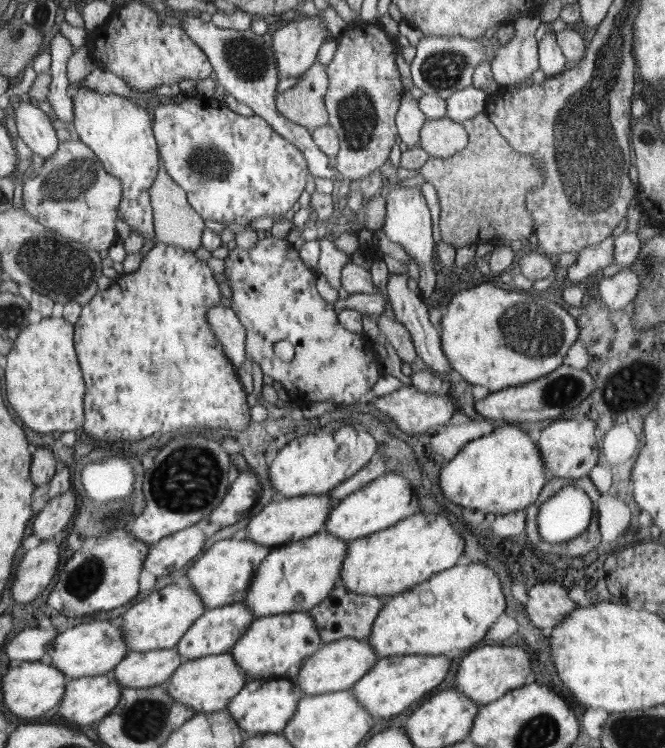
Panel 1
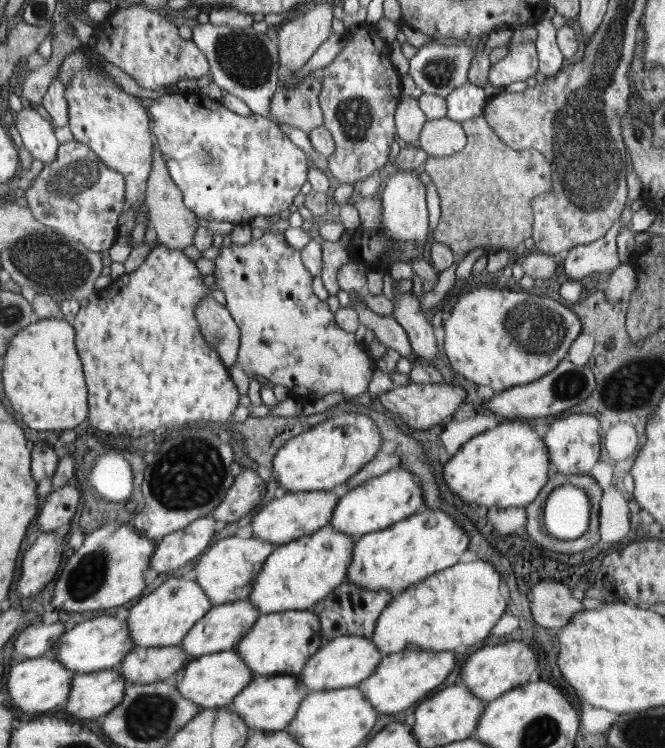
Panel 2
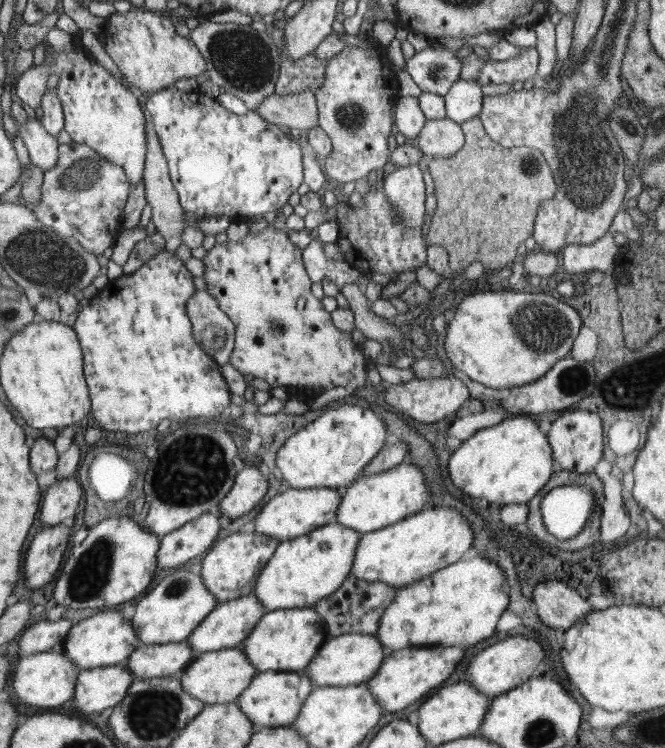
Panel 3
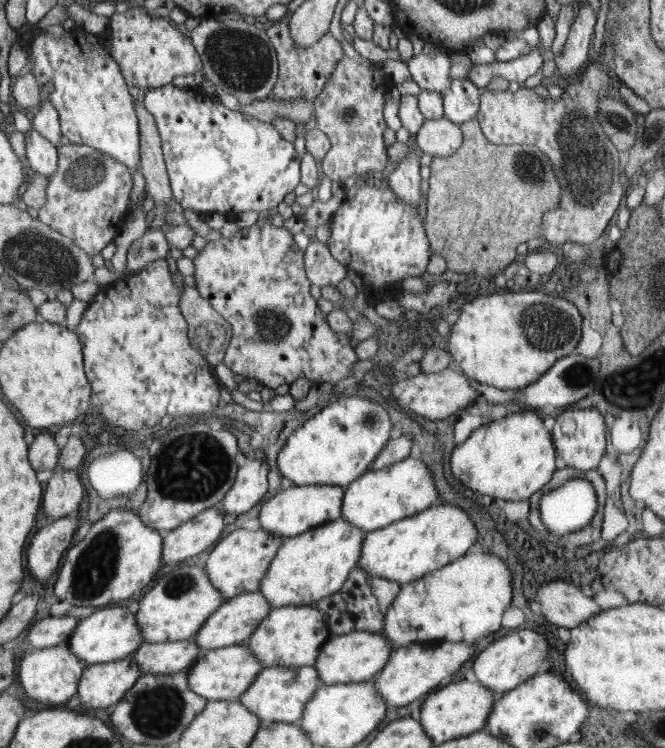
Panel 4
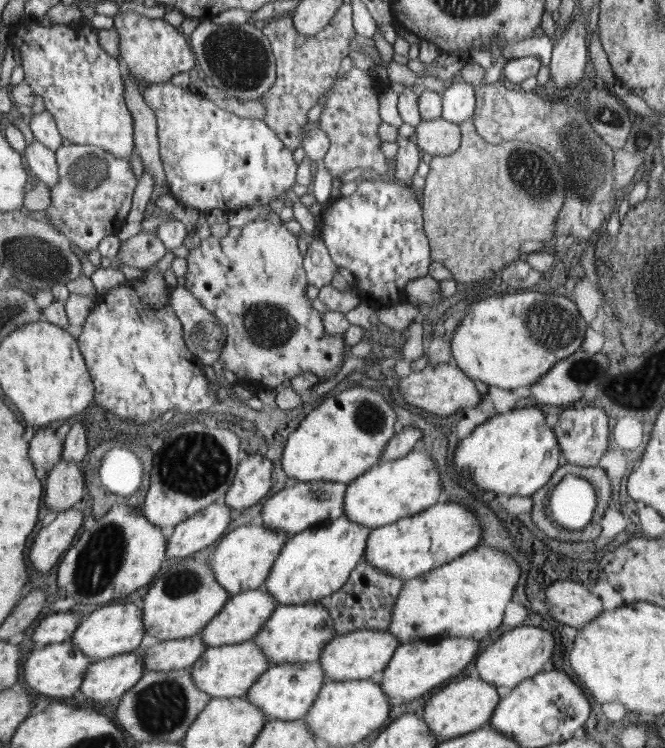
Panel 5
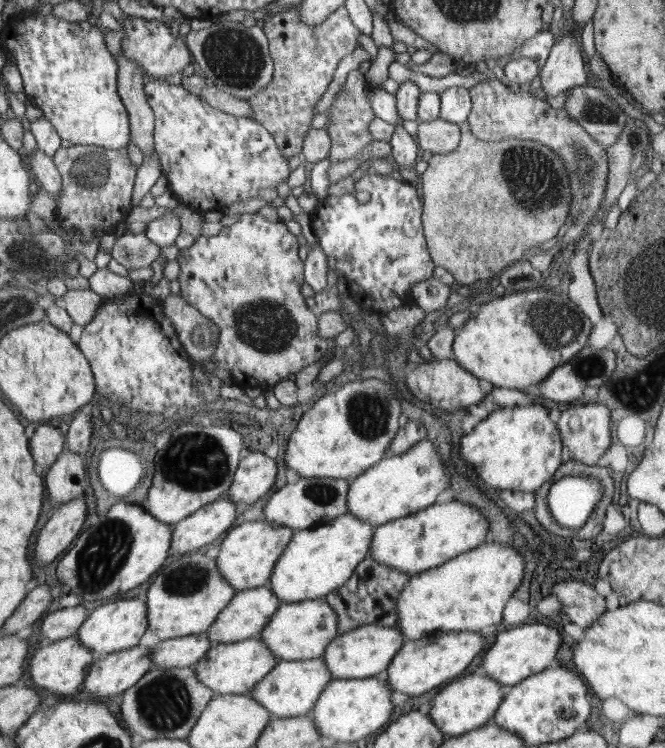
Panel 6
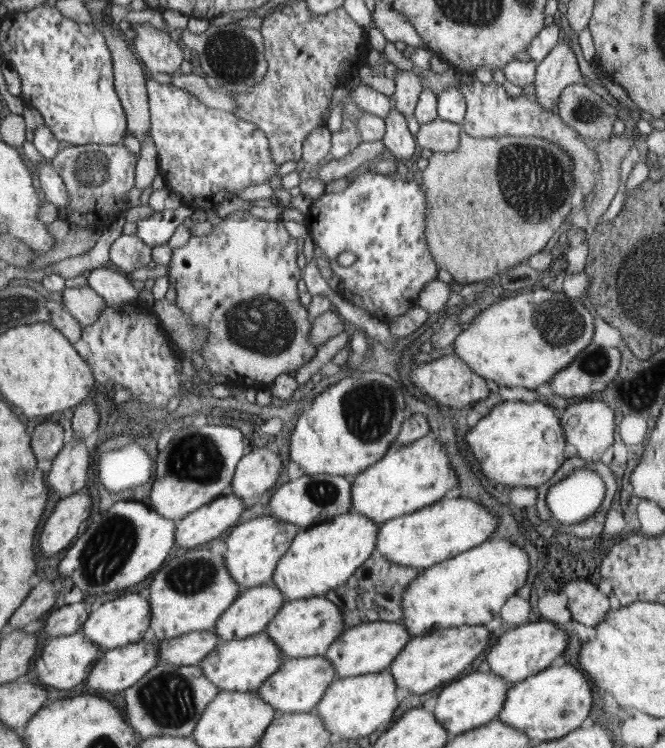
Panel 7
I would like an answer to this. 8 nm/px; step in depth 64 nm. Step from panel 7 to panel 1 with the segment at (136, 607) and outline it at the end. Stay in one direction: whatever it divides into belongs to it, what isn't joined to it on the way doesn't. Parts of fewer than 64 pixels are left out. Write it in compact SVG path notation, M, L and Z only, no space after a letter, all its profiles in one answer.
M102 620L98 622L88 622L88 624L80 624L74 628L68 628L52 640L52 646L46 650L45 660L55 667L59 667L69 680L80 677L91 677L104 674L110 674L111 671L127 656L126 636L122 633L122 626L112 625L110 620Z

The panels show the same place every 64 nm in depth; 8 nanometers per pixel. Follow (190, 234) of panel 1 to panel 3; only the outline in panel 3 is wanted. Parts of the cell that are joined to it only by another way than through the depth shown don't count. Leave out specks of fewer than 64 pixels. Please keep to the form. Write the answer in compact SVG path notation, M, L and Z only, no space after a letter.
M145 110L145 117L147 118L147 138L148 138L148 152L147 152L147 168L143 182L145 184L145 198L147 203L152 207L152 221L156 225L155 230L166 239L166 248L168 251L175 251L182 244L182 233L188 226L184 222L185 211L180 204L178 192L172 184L167 167L167 160L164 156L162 147L156 129L150 114Z

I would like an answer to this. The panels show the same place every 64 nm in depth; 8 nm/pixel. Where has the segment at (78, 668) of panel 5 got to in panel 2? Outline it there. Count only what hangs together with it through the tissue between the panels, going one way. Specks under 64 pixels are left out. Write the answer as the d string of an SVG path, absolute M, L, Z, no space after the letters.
M50 654L19 660L20 662L16 664L12 662L12 668L6 680L6 686L16 710L22 710L28 714L43 714L66 704L75 678L75 674L68 667Z

